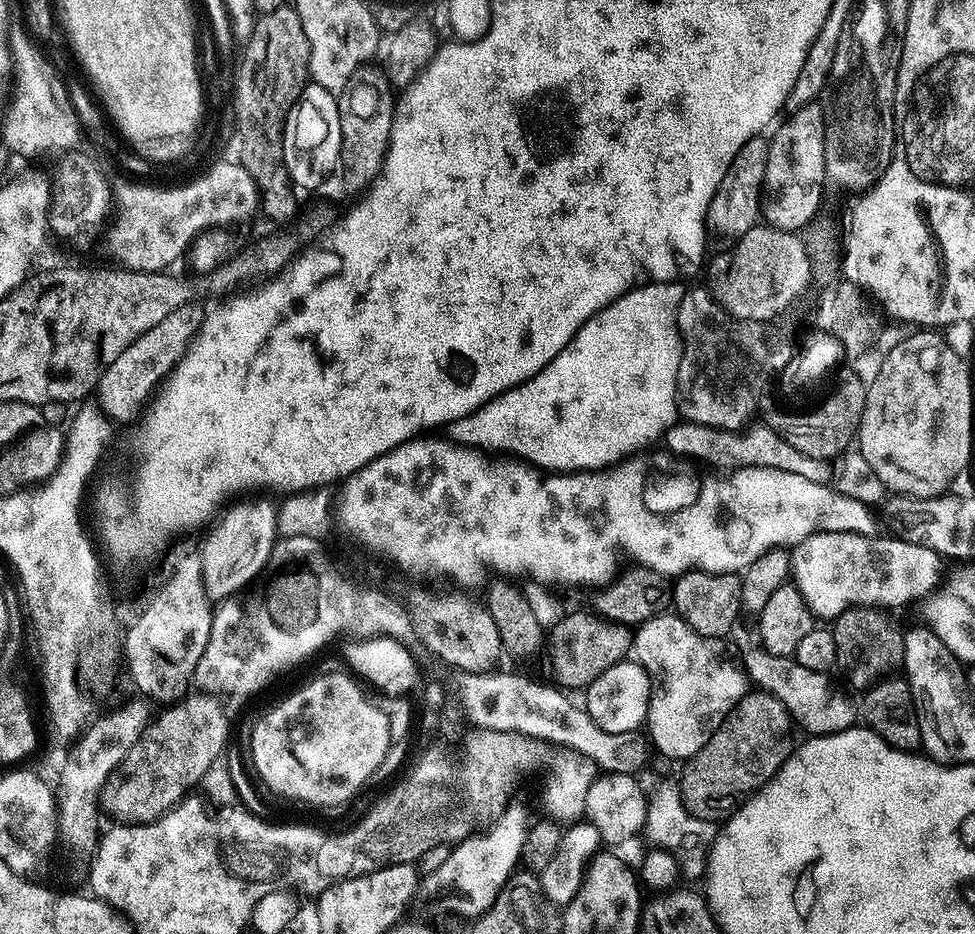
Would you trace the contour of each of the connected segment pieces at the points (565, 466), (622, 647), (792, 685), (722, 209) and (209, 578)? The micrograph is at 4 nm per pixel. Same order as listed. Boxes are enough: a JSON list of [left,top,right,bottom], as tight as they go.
[[450,280,686,474],[547,610,630,690],[740,646,858,736],[706,135,769,242],[199,500,278,602]]

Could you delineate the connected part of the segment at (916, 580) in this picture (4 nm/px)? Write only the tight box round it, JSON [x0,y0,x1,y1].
[791,532,945,620]

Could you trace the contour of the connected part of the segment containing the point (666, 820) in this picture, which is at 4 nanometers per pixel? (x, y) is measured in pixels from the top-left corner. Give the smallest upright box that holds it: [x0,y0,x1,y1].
[643,783,718,880]

